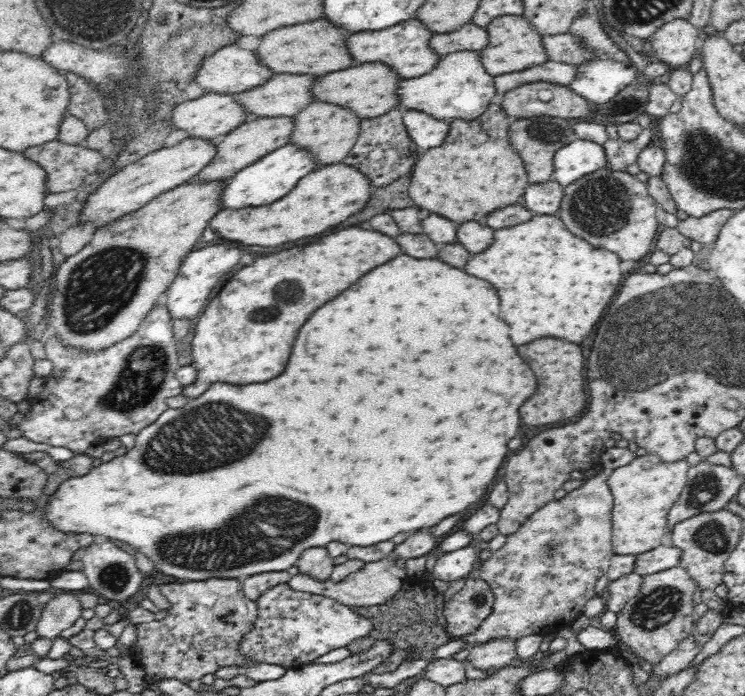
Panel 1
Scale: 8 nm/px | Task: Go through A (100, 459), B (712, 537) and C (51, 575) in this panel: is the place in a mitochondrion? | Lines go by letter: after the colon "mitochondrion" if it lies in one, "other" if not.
A: other
B: mitochondrion
C: other

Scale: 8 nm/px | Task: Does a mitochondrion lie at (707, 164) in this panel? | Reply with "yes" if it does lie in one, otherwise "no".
yes

